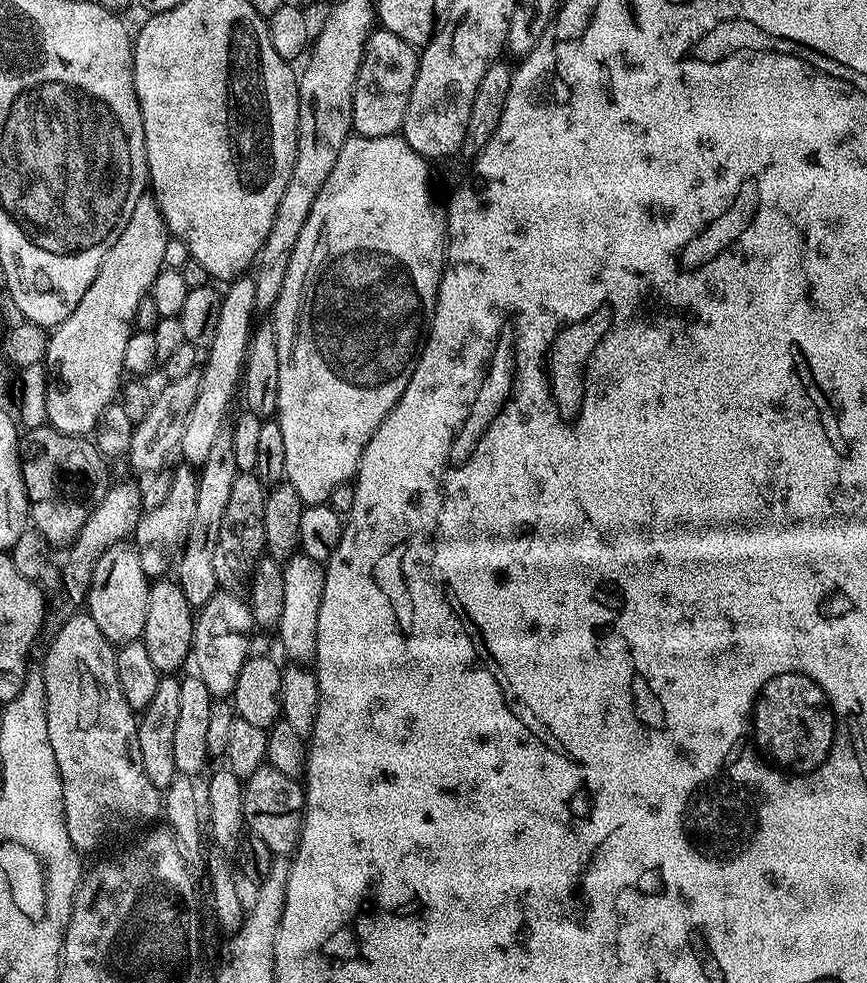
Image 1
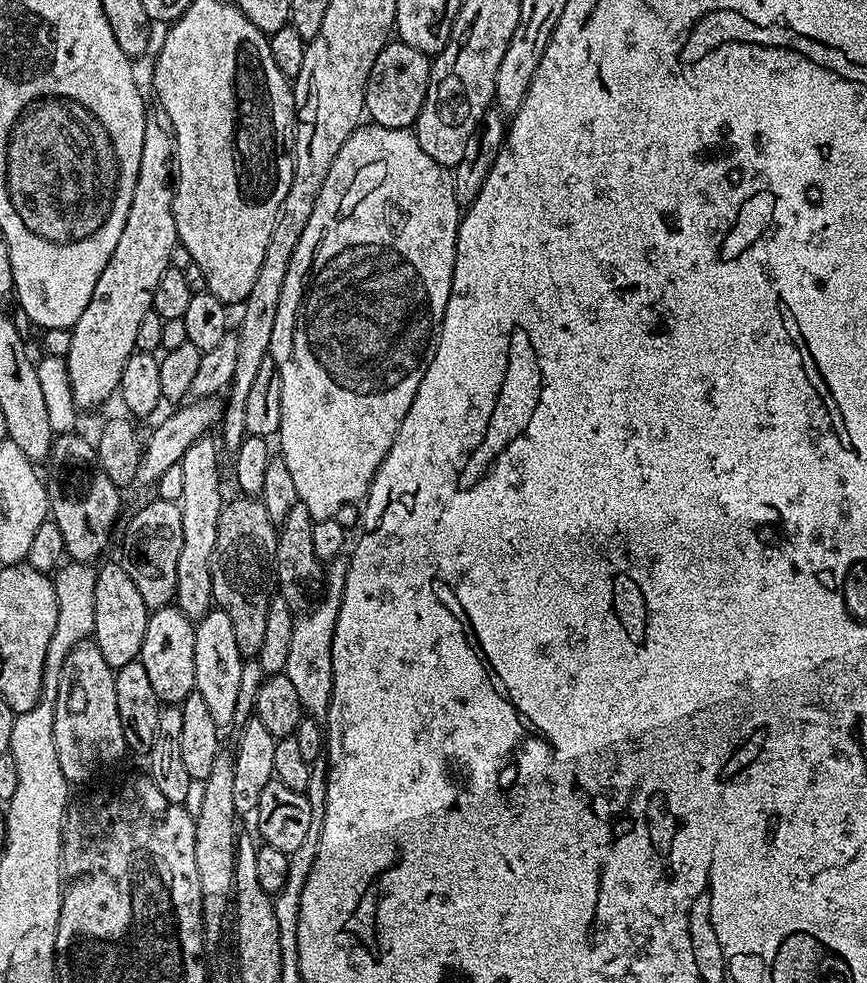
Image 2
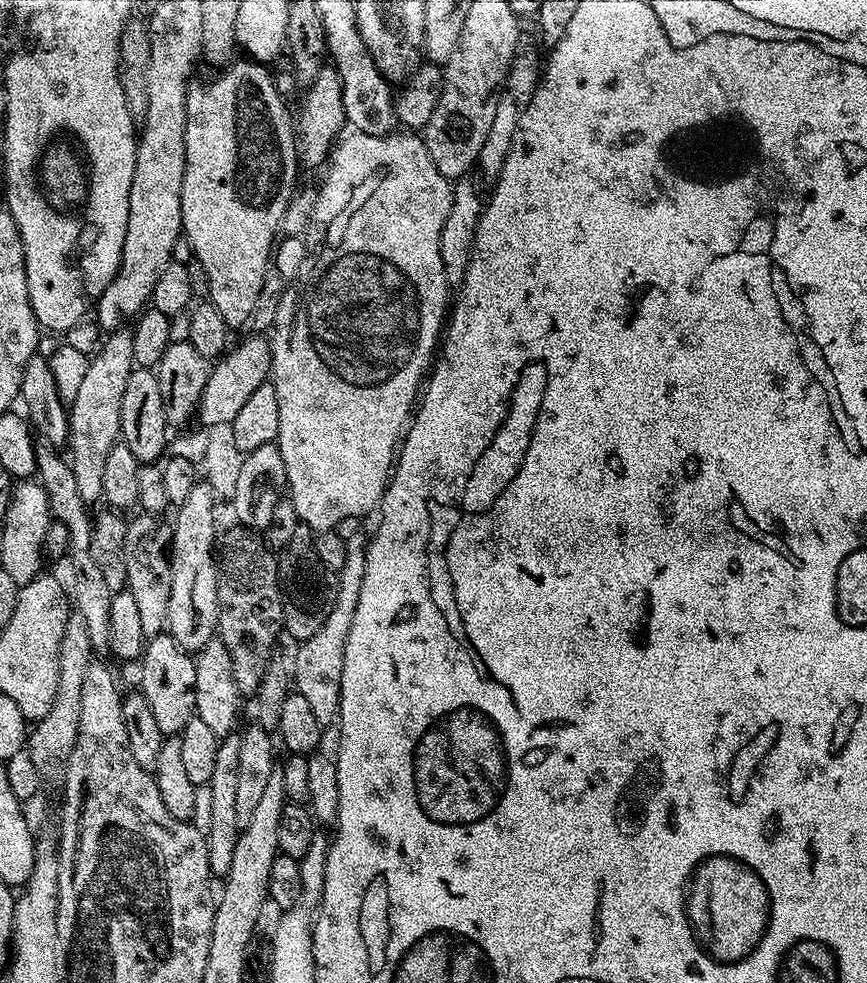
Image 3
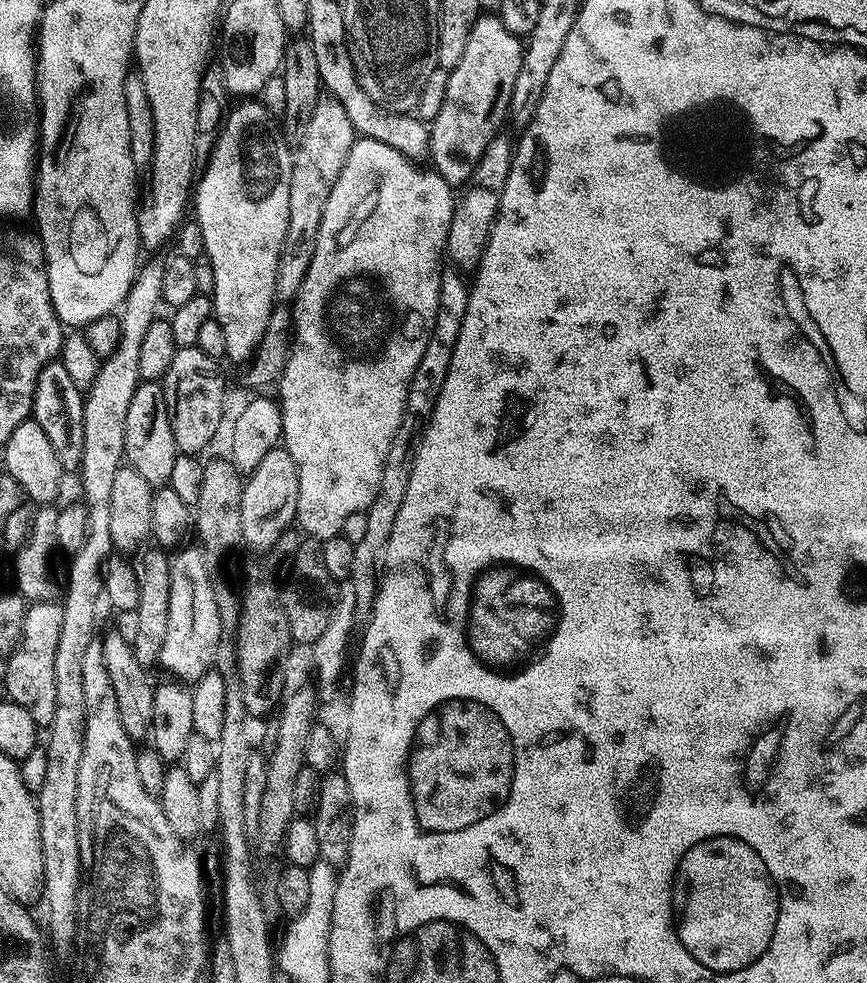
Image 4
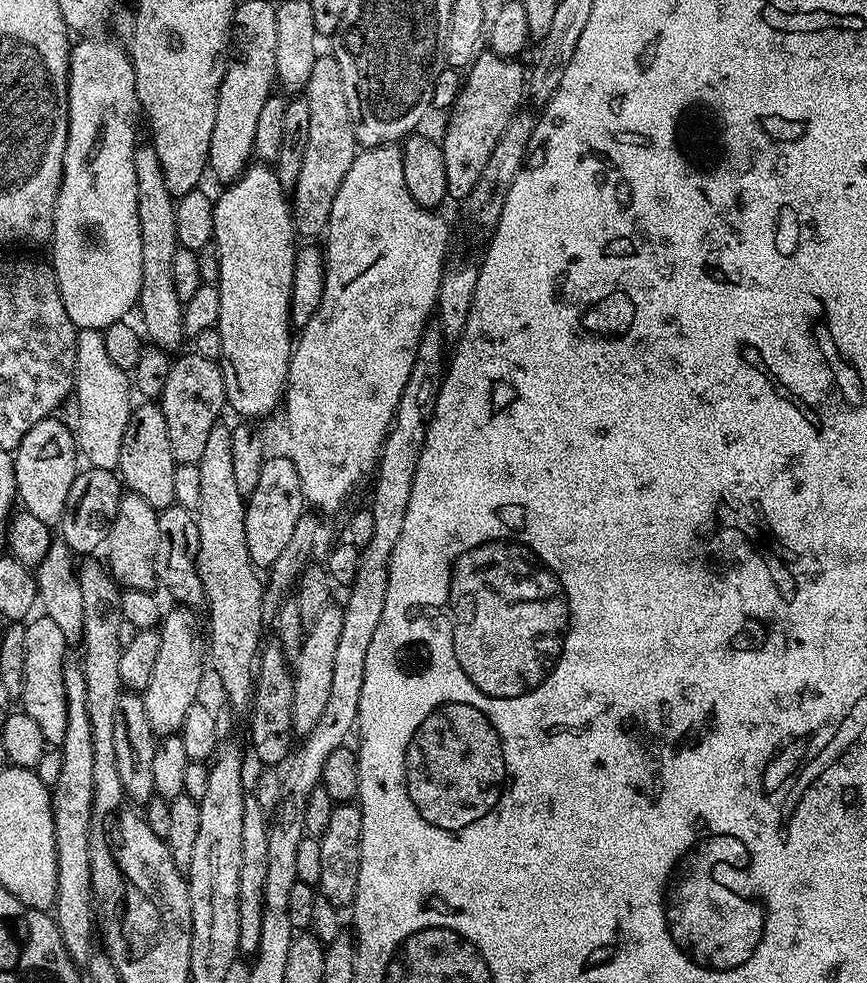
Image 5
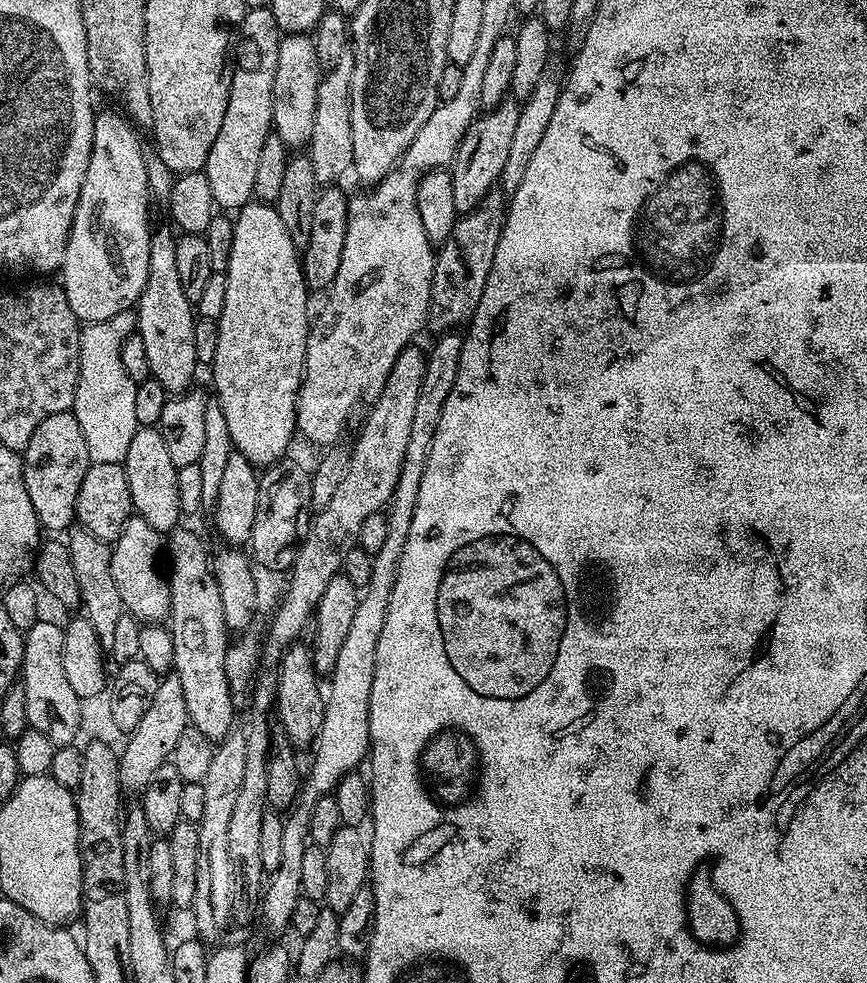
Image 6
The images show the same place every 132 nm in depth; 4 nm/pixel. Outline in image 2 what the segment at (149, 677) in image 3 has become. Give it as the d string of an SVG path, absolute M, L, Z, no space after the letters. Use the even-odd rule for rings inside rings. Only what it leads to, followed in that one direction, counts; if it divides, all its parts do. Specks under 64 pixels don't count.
M175 606L157 608L149 615L146 638L142 638L140 661L154 685L154 694L168 706L179 706L190 693L196 691L194 678L194 638L196 624Z

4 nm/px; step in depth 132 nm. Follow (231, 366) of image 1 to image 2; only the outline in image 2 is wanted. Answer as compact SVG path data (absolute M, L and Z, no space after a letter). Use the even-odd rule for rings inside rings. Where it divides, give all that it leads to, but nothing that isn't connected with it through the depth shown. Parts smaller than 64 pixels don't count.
M211 435L198 438L179 460L184 481L182 498L178 502L182 510L182 554L178 554L178 582L174 604L193 622L200 621L214 604L212 598L214 538L218 538L218 518L226 503L226 496L220 493L221 449L217 441L212 439Z

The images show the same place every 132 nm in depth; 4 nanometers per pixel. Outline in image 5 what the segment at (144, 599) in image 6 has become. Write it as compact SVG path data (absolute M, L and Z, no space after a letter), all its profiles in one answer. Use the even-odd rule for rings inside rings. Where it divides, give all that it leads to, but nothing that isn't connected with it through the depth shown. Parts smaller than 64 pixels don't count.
M125 491L118 502L118 514L114 514L114 522L110 526L110 534L106 541L108 570L121 589L153 591L157 587L156 579L156 547L158 546L158 512L138 494Z

